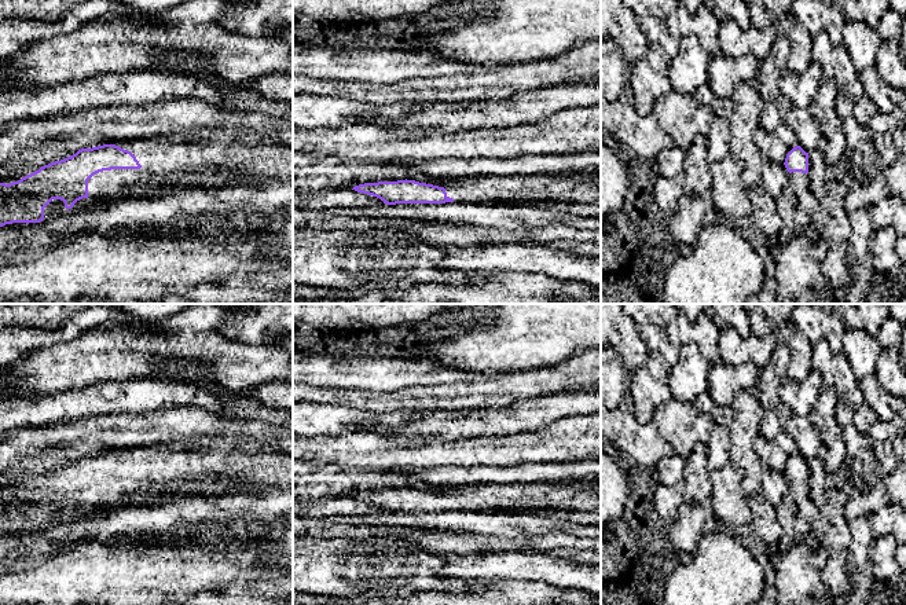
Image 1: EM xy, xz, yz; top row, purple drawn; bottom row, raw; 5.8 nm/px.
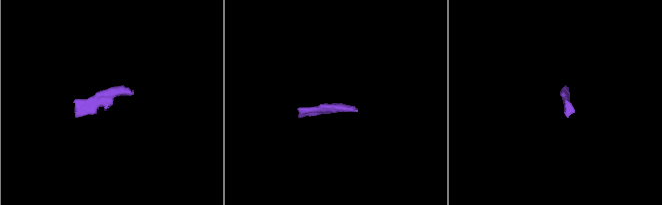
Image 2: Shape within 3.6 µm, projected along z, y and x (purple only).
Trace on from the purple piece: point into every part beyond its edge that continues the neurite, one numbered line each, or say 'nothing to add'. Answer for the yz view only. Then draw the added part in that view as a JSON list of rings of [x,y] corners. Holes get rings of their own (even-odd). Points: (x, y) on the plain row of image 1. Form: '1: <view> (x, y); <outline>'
1: yz (799, 490); [[[792,480],[788,484],[788,492],[796,500],[808,498],[810,496],[808,483],[802,480]]]

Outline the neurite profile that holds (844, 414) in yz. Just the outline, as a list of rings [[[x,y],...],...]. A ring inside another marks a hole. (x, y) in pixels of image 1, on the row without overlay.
[[[866,403],[857,407],[843,406],[836,410],[836,418],[841,428],[854,425],[862,433],[866,433],[877,421],[877,415]]]

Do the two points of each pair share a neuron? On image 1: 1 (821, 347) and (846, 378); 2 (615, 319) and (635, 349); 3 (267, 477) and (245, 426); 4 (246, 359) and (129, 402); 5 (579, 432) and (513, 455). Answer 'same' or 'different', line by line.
1: same
2: same
3: different
4: different
5: same

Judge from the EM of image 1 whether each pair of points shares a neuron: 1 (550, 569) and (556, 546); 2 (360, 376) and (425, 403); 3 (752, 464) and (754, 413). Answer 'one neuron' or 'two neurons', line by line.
1: two neurons
2: two neurons
3: one neuron

